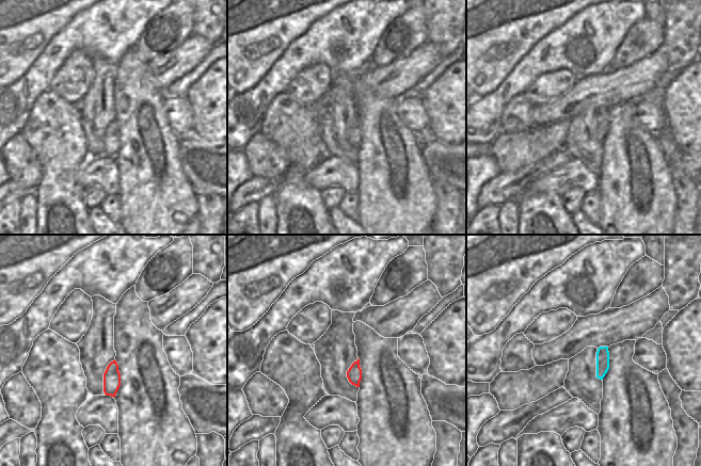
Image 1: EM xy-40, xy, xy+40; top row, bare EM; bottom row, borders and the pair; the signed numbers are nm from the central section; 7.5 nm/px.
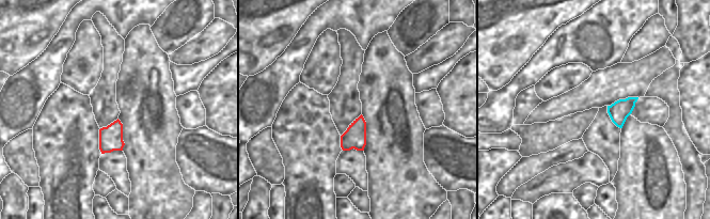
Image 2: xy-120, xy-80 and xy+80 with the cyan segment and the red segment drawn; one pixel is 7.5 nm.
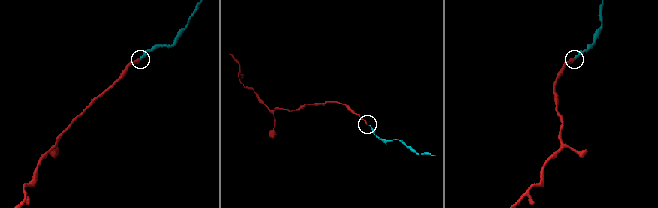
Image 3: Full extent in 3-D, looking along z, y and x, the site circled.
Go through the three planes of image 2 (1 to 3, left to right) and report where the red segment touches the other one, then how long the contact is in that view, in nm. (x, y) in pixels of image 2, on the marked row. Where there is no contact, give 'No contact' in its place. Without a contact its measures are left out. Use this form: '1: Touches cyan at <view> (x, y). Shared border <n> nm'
1: No contact
2: No contact
3: No contact

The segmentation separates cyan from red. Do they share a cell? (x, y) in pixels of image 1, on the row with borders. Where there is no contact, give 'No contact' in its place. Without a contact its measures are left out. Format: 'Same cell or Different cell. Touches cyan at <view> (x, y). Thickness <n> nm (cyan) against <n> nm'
Same cell. No contact

